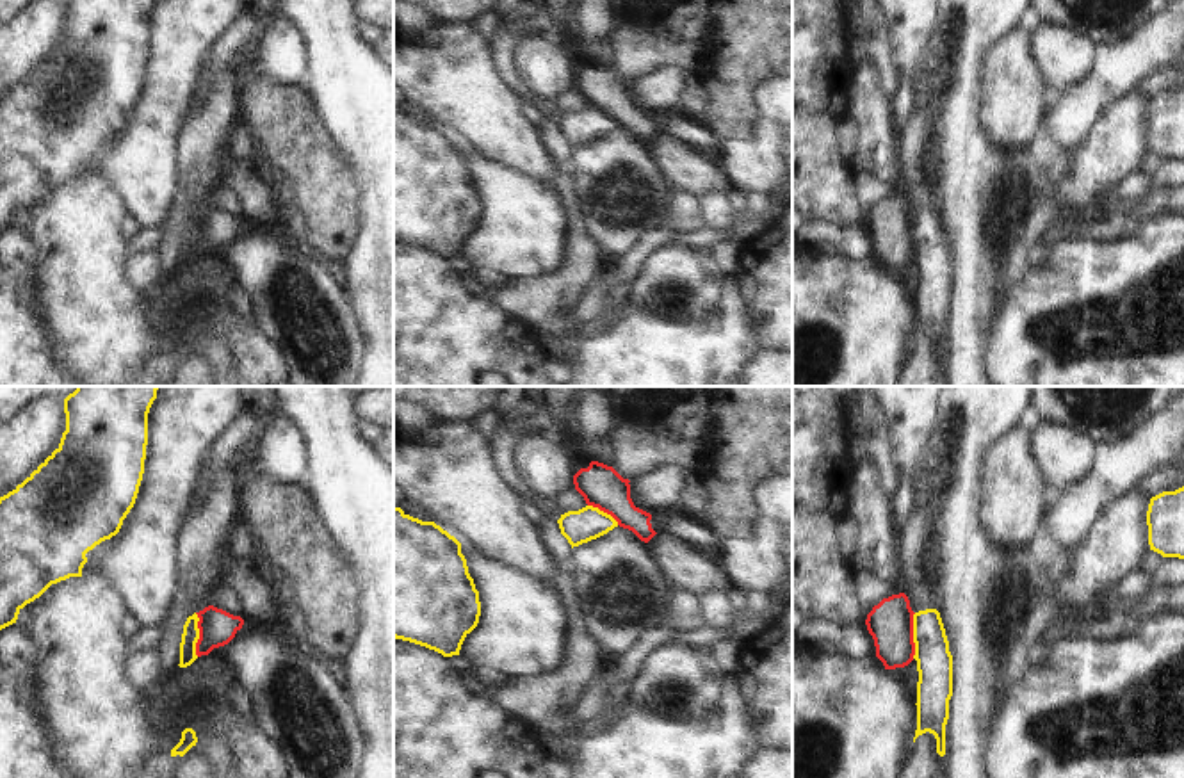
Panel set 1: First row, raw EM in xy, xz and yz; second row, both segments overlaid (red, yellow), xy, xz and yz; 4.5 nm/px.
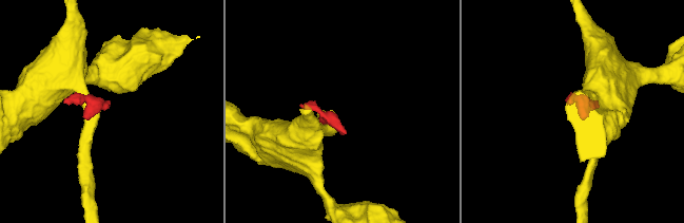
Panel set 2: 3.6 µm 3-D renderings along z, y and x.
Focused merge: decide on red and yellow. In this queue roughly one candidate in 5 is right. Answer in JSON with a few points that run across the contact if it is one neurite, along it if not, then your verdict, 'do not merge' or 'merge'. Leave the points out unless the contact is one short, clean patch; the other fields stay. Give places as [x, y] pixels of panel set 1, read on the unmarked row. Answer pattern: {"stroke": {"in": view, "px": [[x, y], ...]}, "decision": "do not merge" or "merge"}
{"stroke": {"in": "yz", "px": [[916, 214], [912, 259]]}, "decision": "do not merge"}

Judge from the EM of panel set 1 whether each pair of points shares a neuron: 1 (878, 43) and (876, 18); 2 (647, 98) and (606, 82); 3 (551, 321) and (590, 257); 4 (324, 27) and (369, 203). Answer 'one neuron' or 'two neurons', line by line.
1: two neurons
2: two neurons
3: one neuron
4: one neuron

